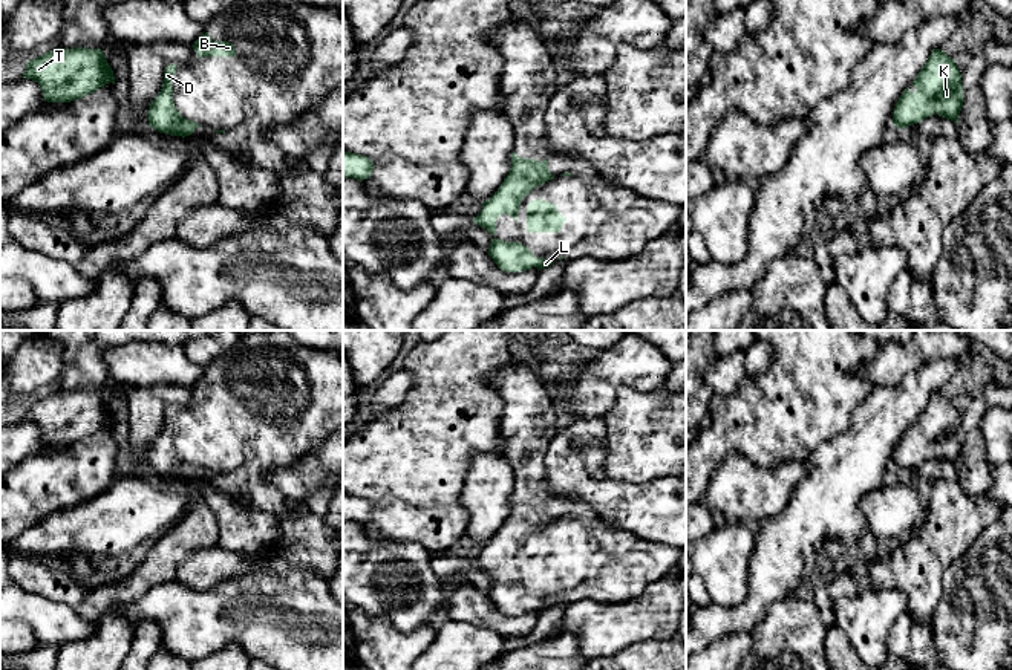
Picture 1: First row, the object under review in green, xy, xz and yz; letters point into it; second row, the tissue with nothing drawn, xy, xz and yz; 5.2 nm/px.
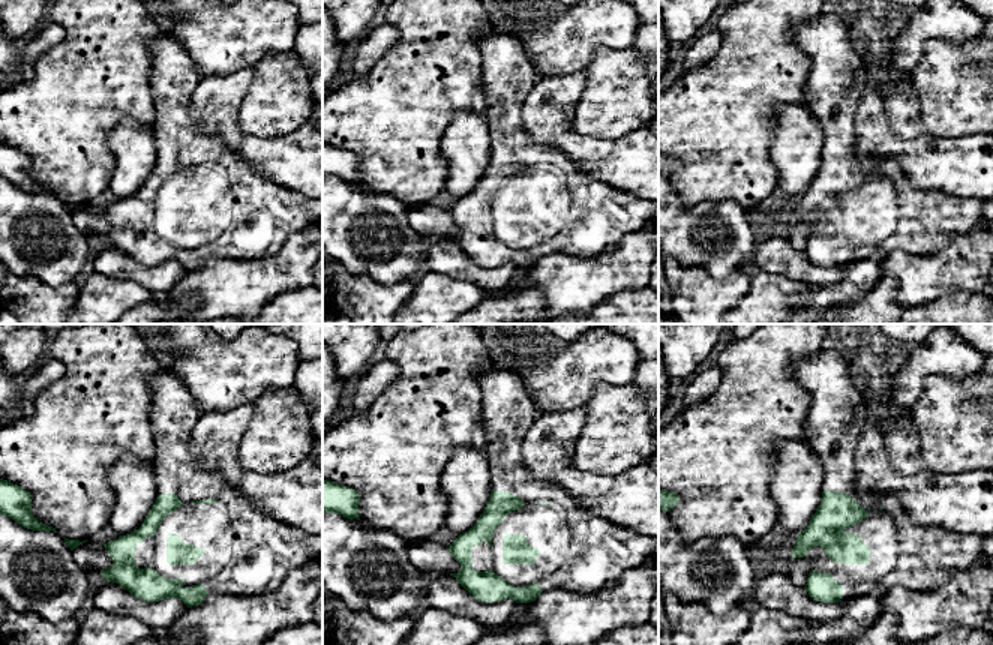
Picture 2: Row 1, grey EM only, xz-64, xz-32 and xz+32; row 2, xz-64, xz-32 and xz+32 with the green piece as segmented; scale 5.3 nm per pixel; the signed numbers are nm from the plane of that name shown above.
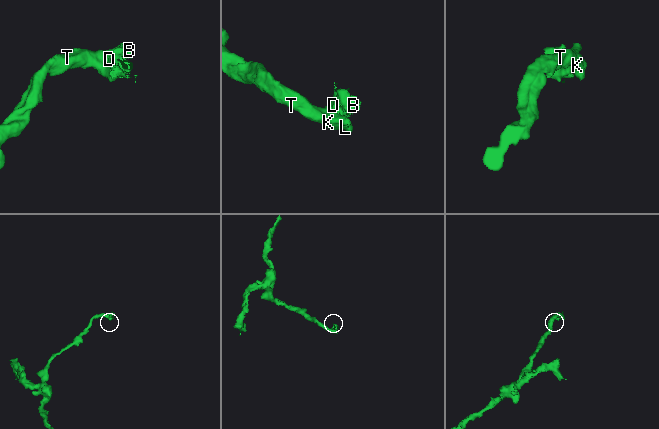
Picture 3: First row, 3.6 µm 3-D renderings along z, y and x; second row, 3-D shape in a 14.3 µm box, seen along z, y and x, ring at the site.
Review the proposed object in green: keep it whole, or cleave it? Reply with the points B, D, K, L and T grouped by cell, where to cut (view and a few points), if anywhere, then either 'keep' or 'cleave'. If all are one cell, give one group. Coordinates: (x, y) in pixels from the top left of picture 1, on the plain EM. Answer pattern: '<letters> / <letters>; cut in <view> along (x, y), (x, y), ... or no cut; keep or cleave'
B D K L T; no cut; keep

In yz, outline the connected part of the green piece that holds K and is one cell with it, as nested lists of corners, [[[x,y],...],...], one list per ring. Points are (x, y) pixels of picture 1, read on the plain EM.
[[[934,392],[912,424],[914,434],[906,430],[900,437],[893,467],[900,473],[937,456],[957,467],[963,450],[961,416],[943,393]]]

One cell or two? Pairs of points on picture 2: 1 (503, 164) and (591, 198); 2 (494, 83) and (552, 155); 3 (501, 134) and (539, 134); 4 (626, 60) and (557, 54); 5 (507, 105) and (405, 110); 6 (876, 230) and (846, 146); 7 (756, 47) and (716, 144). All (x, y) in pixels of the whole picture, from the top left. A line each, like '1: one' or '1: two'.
1: one
2: one
3: two
4: two
5: two
6: one
7: one

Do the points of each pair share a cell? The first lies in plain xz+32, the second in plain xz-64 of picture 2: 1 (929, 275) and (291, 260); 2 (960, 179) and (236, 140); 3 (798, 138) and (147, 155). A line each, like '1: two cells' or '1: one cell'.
1: one cell
2: one cell
3: one cell

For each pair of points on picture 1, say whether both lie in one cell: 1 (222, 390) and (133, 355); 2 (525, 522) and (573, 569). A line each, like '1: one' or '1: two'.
1: two
2: one

